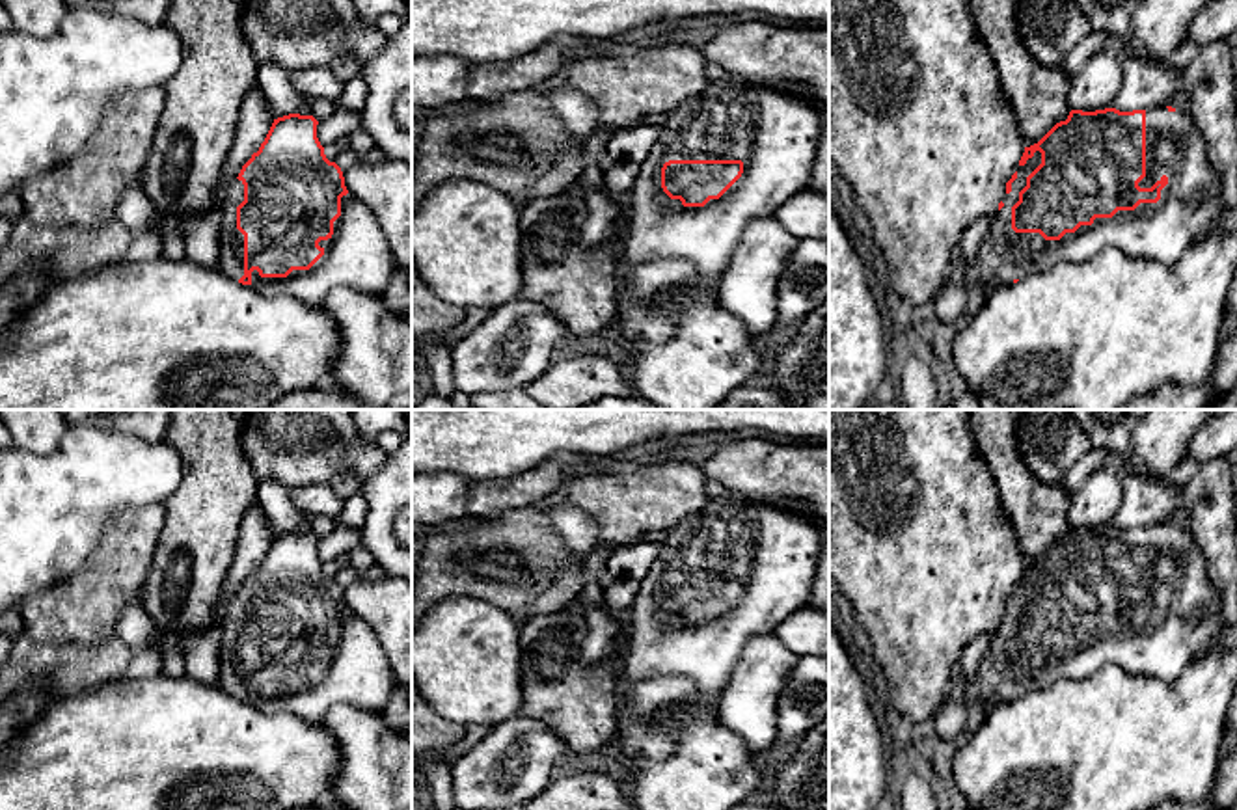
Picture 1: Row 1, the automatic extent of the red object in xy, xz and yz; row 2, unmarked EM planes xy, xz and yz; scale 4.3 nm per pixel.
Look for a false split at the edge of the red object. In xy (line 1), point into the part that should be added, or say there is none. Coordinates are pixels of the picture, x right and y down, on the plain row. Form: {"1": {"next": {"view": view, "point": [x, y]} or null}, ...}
{"1": {"next": {"view": "xy", "point": [358, 673]}}}

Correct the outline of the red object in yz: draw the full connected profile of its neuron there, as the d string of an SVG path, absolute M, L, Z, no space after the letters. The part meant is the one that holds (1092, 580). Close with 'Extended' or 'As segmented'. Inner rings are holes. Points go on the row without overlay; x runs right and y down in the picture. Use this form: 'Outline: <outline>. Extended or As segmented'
Outline: M1172 523L1133 529L1071 527L1066 538L1056 540L1038 560L1025 564L1017 588L1006 600L999 628L987 635L989 650L976 676L963 683L958 696L969 708L984 702L989 709L1058 680L1086 680L1107 665L1170 682L1190 661L1228 646L1224 637L1230 628L1220 622L1218 611L1218 592L1209 581L1200 549L1185 529Z. Extended

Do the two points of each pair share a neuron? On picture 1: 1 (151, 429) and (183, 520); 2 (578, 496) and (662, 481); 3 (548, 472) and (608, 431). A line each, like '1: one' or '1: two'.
1: two
2: one
3: two

